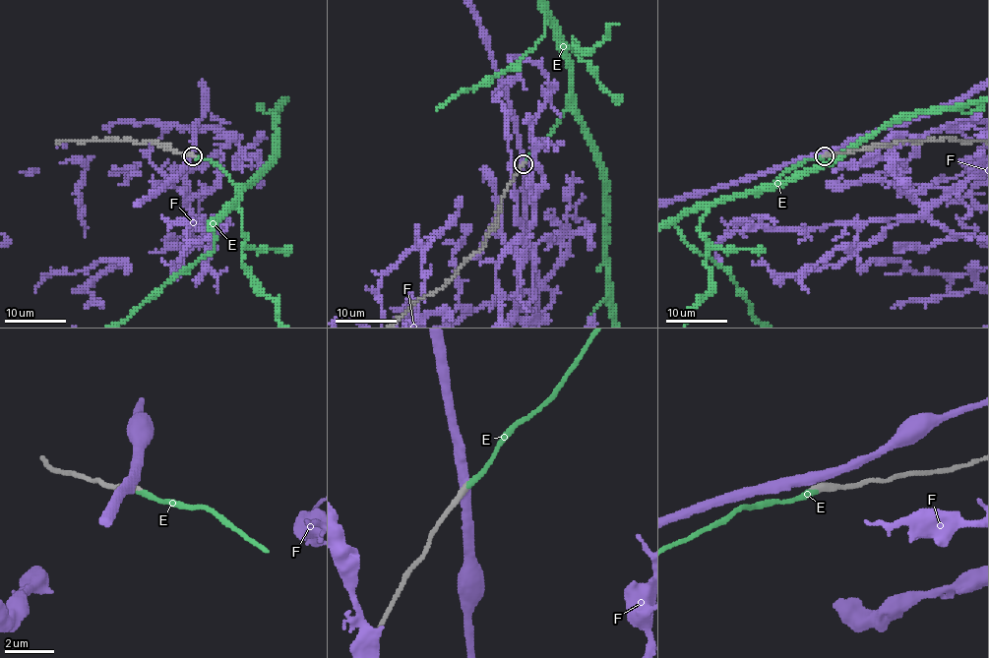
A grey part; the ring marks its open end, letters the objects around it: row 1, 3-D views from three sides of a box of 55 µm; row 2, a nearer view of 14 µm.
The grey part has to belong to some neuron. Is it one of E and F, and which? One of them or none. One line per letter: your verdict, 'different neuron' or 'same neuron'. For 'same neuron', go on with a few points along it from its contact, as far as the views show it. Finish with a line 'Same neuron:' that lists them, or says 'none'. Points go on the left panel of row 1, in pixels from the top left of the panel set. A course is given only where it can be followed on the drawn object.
E: same neuron
F: different neuron
Same neuron: E

